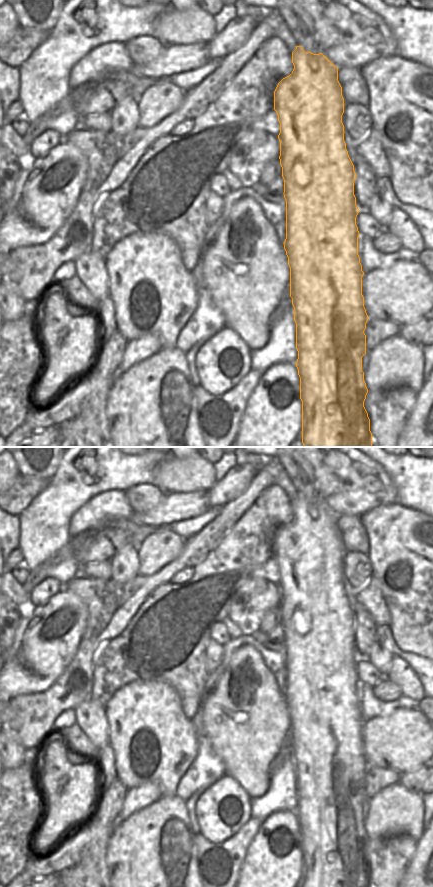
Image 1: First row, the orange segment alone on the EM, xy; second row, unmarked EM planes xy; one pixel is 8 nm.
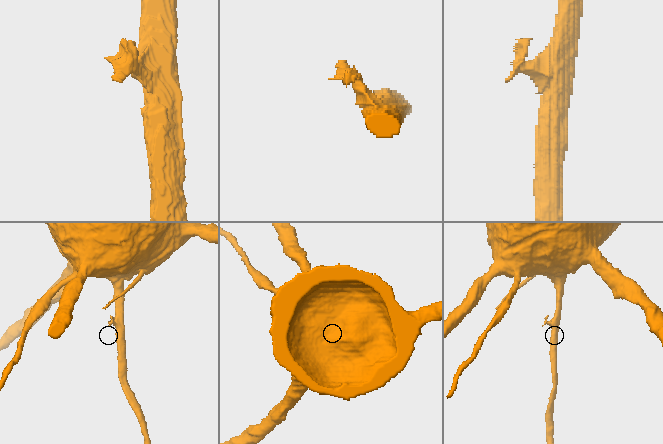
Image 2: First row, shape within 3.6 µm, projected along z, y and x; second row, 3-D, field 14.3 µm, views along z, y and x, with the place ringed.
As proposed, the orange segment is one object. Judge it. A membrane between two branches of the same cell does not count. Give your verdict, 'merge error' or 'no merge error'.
merge error

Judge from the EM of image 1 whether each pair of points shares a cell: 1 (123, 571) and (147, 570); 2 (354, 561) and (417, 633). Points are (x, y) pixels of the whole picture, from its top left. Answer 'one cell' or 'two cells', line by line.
1: two cells
2: two cells

